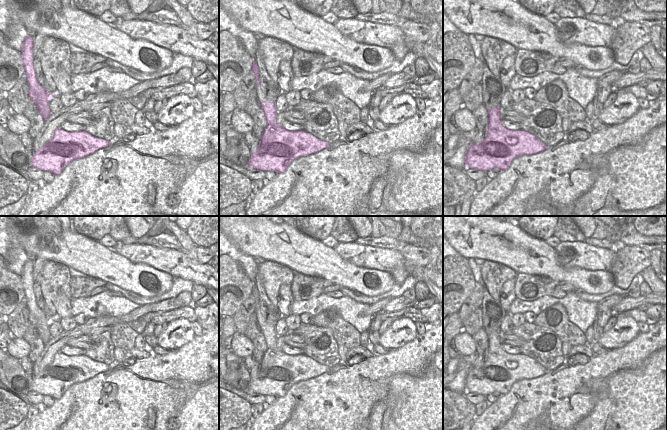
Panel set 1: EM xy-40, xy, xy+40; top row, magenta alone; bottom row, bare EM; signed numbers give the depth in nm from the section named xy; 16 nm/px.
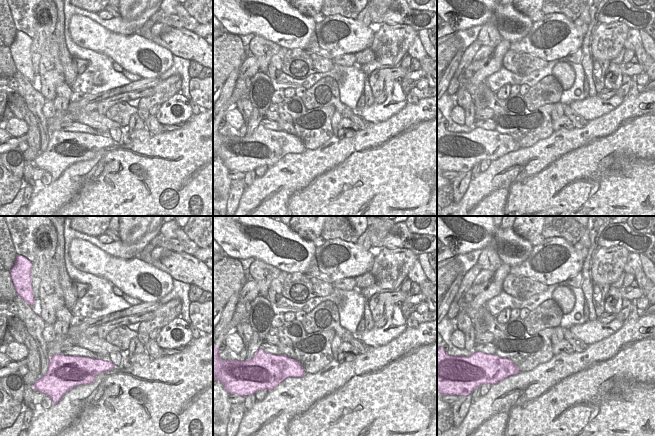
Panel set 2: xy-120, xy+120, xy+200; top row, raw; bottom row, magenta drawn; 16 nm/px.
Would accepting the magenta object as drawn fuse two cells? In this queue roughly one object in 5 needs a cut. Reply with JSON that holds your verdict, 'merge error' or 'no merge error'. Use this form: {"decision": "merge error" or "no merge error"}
{"decision": "no merge error"}

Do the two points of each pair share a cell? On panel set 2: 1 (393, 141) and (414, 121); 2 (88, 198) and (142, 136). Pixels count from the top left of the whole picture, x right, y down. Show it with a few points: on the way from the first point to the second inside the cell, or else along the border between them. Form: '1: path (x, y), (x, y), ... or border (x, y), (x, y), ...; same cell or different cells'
1: path (398, 137), (409, 126); same cell
2: border (152, 135), (145, 141), (116, 143); different cells

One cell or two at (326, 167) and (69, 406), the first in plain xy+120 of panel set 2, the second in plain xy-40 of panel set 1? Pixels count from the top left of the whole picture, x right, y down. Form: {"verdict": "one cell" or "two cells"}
{"verdict": "one cell"}

